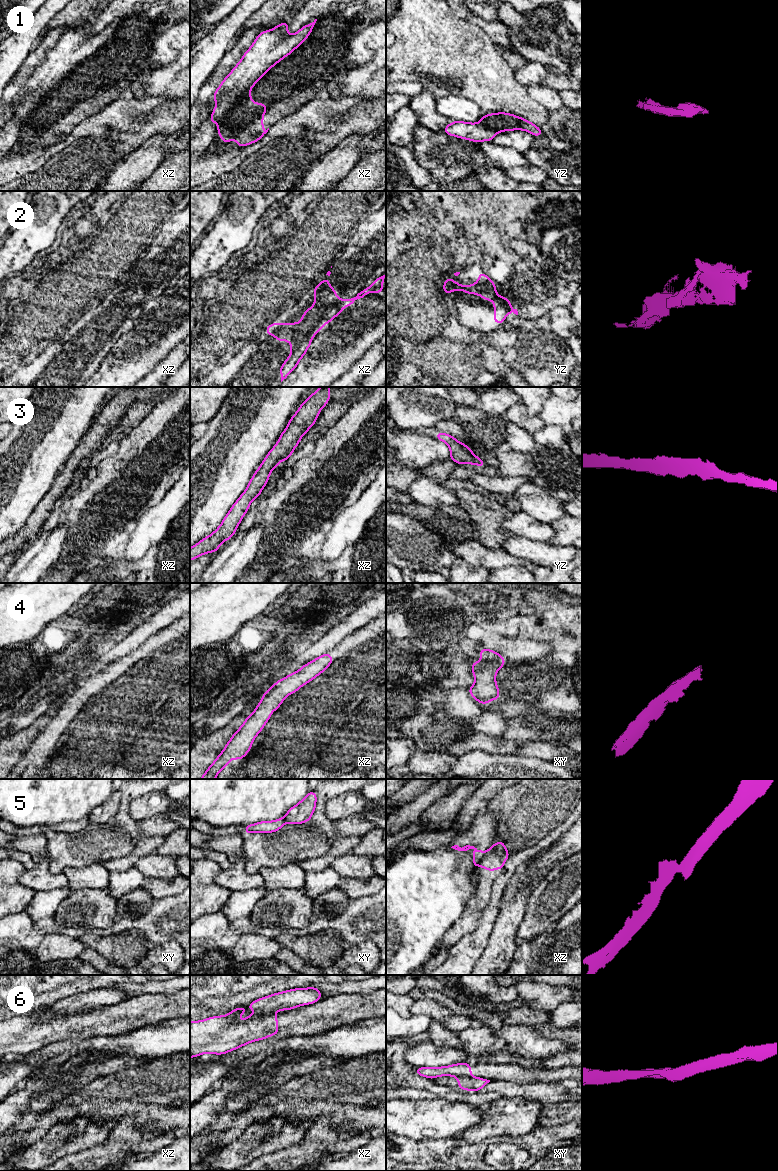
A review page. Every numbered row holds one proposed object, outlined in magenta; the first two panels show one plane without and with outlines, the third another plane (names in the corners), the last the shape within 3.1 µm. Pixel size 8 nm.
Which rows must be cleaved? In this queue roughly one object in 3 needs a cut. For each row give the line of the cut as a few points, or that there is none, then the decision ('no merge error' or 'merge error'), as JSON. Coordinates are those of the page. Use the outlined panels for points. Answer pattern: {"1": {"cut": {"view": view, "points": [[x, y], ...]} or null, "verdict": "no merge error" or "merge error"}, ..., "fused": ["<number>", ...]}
{"1": {"cut": {"view": "xz", "points": [[249, 90], [242, 94], [233, 108], [219, 121]]}, "verdict": "merge error"}, "2": {"cut": {"view": "yz", "points": [[501, 298], [501, 302], [512, 311]]}, "verdict": "merge error"}, "3": {"cut": null, "verdict": "no merge error"}, "4": {"cut": null, "verdict": "no merge error"}, "5": {"cut": {"view": "xz", "points": [[486, 853], [478, 864]]}, "verdict": "merge error"}, "6": {"cut": {"view": "xz", "points": [[260, 1012], [274, 1013]]}, "verdict": "merge error"}, "fused": ["1", "2", "5", "6"]}

